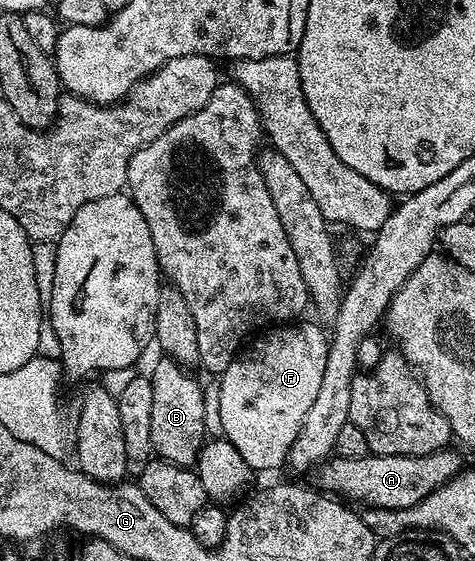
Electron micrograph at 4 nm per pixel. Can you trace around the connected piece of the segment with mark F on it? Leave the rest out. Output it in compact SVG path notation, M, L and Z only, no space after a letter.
M286 322L255 335L234 357L228 370L220 373L222 436L239 452L247 469L255 468L258 472L266 472L269 468L283 467L286 464L292 442L296 442L296 434L300 434L300 426L304 426L304 414L308 414L320 390L330 349L328 332L318 322L302 323Z

